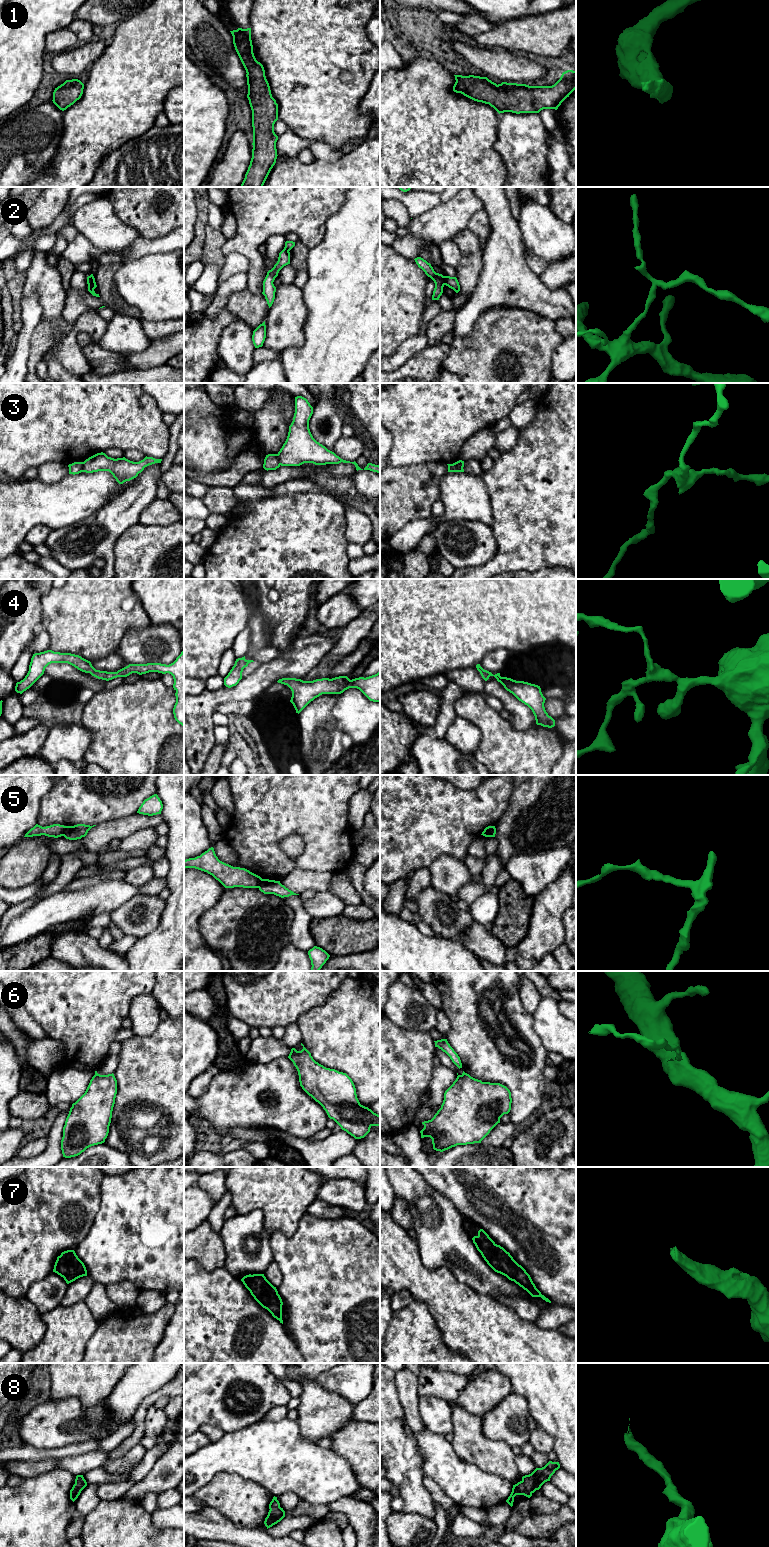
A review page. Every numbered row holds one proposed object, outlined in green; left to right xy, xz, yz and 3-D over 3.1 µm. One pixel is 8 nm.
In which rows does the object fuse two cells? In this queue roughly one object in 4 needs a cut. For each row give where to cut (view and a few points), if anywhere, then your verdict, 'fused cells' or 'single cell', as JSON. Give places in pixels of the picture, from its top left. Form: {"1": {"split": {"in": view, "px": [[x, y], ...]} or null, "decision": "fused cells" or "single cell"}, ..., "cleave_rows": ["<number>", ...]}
{"1": {"split": null, "decision": "single cell"}, "2": {"split": {"in": "yz", "px": [[442, 276], [444, 284]]}, "decision": "fused cells"}, "3": {"split": {"in": "xz", "px": [[276, 454], [280, 464]]}, "decision": "fused cells"}, "4": {"split": null, "decision": "single cell"}, "5": {"split": {"in": "yz", "px": [[492, 826], [486, 836]]}, "decision": "fused cells"}, "6": {"split": {"in": "yz", "px": [[464, 1072], [462, 1074]]}, "decision": "fused cells"}, "7": {"split": null, "decision": "single cell"}, "8": {"split": null, "decision": "single cell"}, "cleave_rows": ["2", "3", "5", "6"]}

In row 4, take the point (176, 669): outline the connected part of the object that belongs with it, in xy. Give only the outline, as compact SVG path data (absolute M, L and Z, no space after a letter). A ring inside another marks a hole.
M47 650L33 654L29 671L23 680L16 683L15 691L22 694L29 689L44 674L45 668L51 663L68 663L82 672L90 673L92 676L106 681L117 677L127 677L132 673L139 675L149 672L169 673L173 676L173 688L176 691L176 703L173 708L174 718L184 727L184 651L169 665L161 663L129 664L117 672L107 672L96 670L90 661L79 655Z

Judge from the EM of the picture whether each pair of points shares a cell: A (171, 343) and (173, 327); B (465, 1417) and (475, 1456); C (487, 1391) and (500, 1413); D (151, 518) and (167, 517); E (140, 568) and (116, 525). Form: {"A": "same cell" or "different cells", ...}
{"A": "different cells", "B": "same cell", "C": "different cells", "D": "same cell", "E": "different cells"}

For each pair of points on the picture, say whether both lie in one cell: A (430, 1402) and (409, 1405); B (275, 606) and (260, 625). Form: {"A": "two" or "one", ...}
{"A": "two", "B": "two"}

